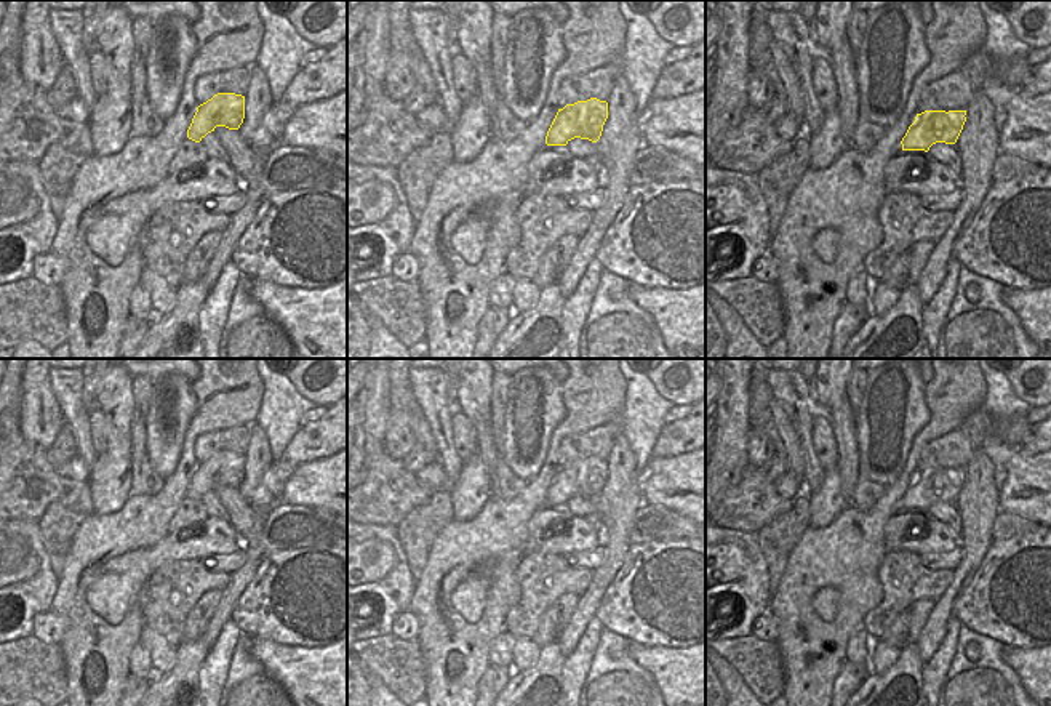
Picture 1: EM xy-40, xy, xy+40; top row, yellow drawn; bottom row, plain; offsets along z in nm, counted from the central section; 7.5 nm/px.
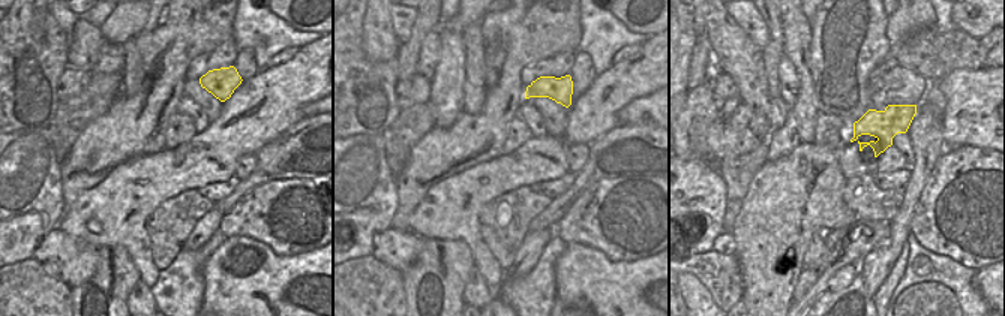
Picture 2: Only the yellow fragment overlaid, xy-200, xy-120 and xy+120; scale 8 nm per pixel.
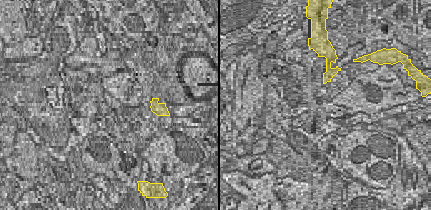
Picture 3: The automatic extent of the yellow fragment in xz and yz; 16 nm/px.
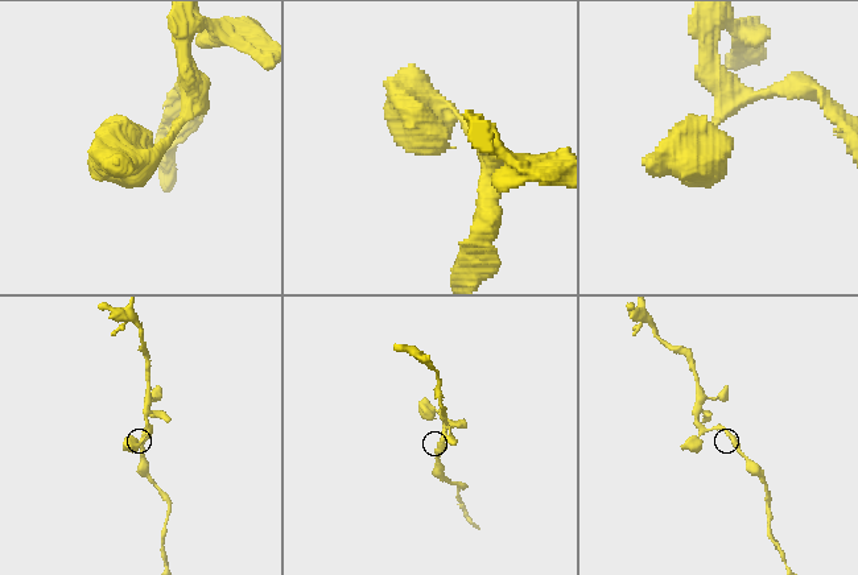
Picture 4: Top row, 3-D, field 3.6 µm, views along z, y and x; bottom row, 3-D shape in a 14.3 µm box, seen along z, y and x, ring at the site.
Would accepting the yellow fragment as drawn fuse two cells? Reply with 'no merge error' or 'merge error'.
no merge error

